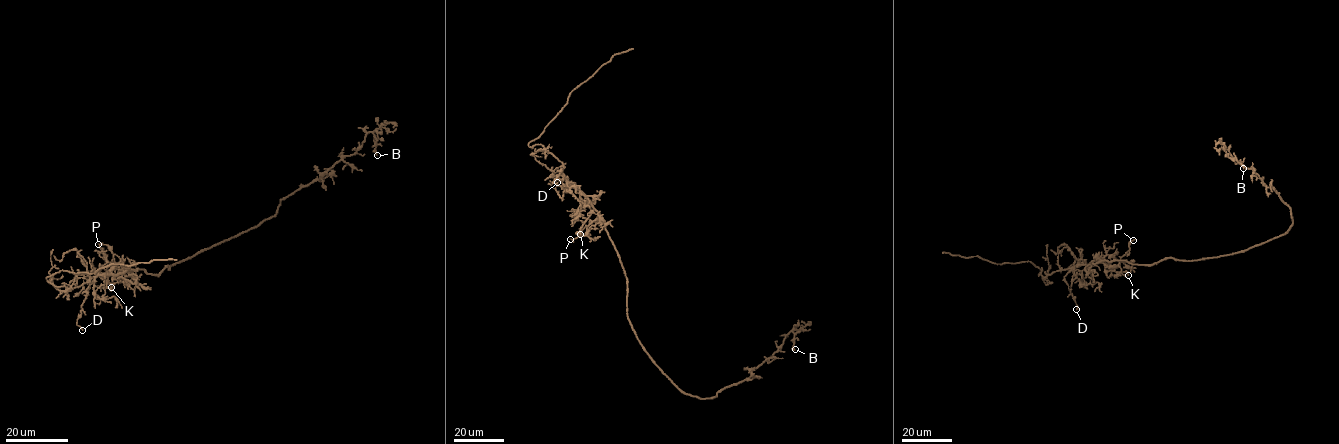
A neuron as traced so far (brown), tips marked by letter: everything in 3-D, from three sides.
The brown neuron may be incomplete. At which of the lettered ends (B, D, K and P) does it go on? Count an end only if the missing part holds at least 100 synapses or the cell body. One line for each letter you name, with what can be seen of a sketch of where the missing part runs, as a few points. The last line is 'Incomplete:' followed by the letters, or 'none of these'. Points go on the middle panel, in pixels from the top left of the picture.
Incomplete: none of these

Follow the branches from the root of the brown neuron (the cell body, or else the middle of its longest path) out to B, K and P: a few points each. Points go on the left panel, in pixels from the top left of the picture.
B: (167, 265), (256, 227), (276, 213), (281, 199), (352, 155), (370, 132), (377, 155)
K: (167, 265), (158, 275), (144, 269), (112, 274), (119, 264), (124, 281), (110, 283), (111, 287)
P: (167, 265), (158, 275), (112, 274), (111, 262), (124, 266), (98, 244)

